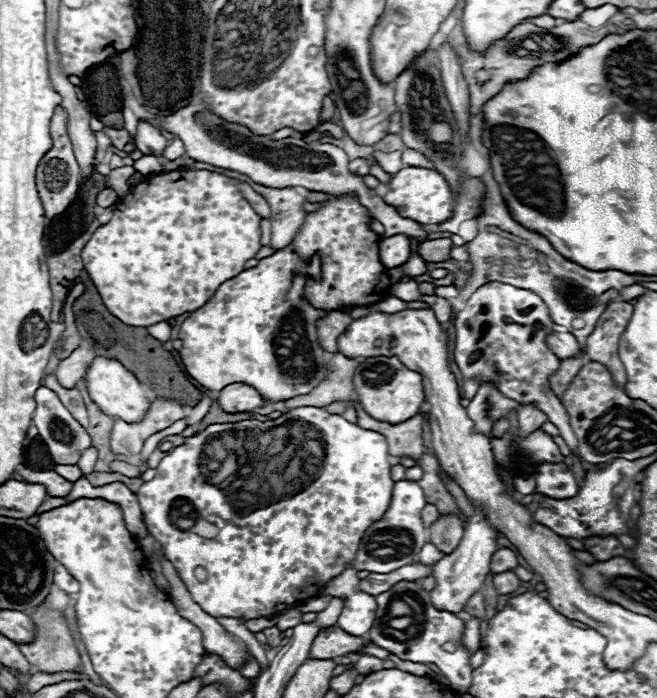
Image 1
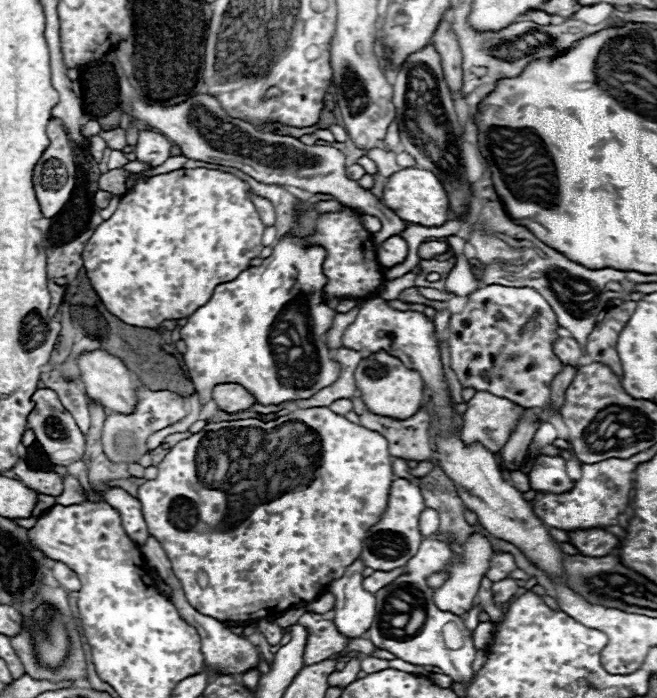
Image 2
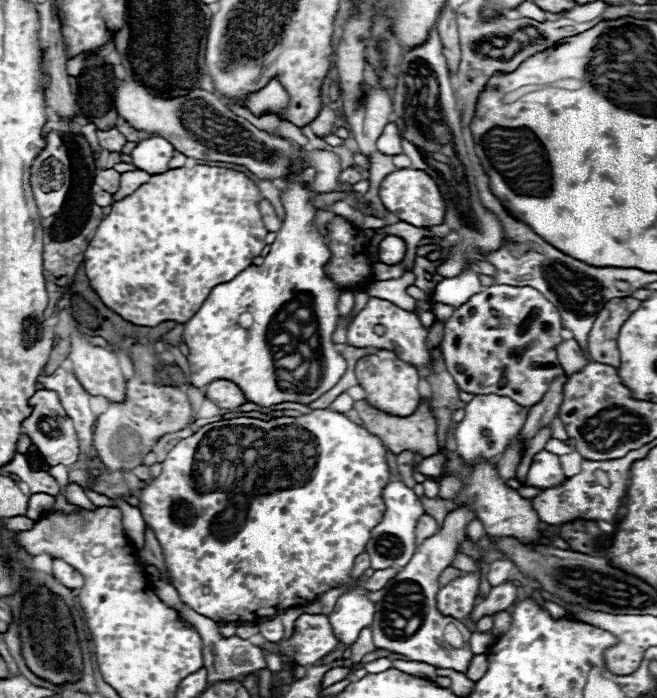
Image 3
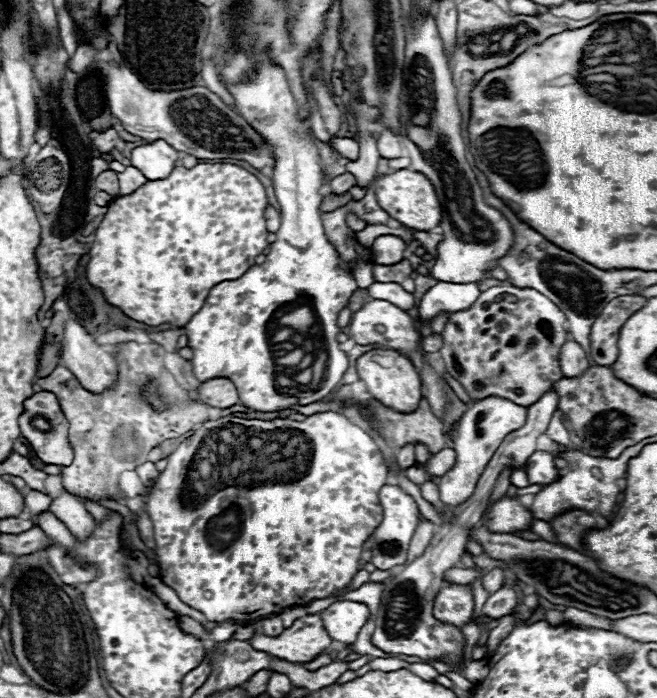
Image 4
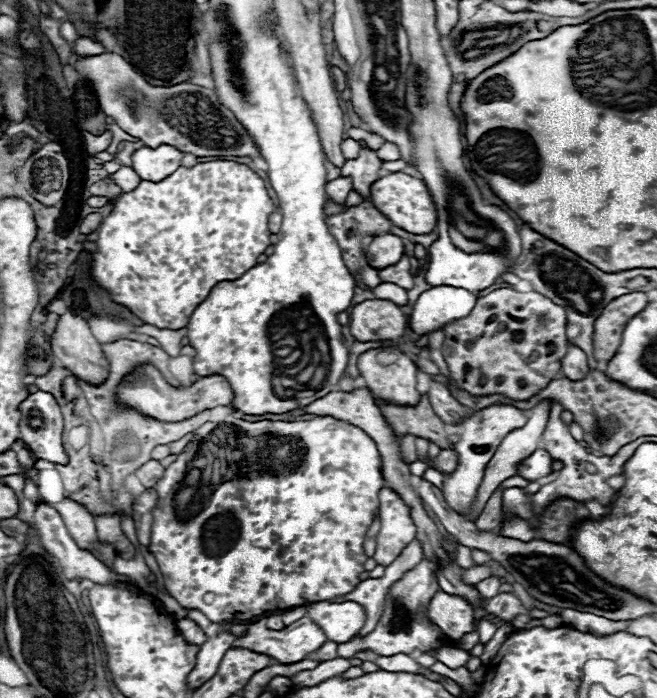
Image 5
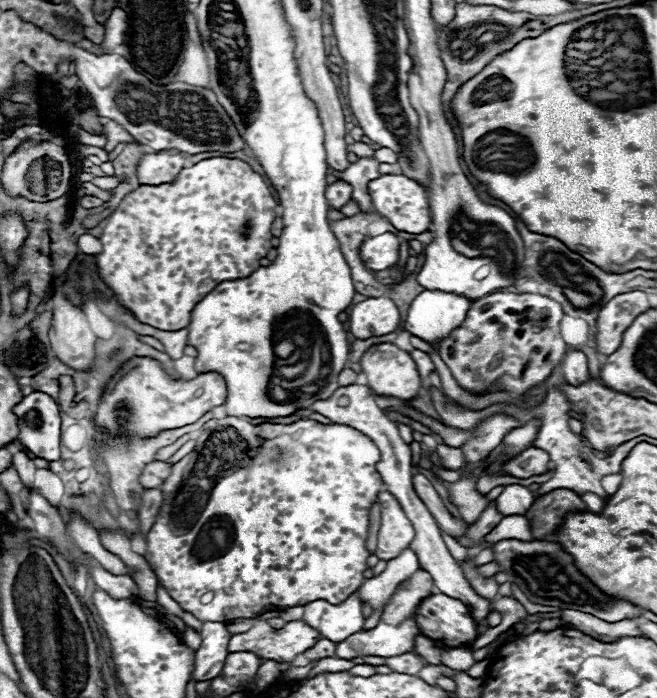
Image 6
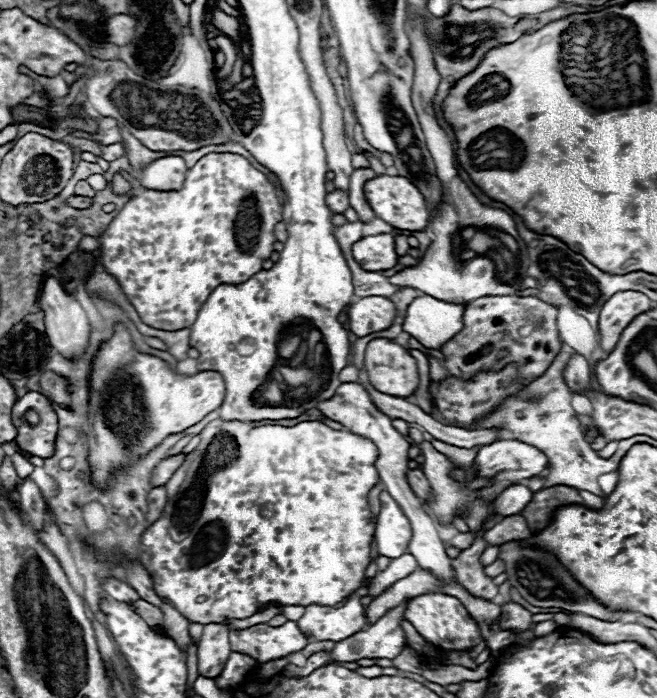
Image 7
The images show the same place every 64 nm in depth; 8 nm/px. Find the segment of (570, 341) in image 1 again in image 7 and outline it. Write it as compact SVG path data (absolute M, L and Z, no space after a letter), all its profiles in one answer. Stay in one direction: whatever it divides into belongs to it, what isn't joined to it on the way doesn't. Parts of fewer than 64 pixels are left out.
M572 354L572 360L568 360L564 368L564 380L574 392L586 390L590 386L590 366L582 354Z

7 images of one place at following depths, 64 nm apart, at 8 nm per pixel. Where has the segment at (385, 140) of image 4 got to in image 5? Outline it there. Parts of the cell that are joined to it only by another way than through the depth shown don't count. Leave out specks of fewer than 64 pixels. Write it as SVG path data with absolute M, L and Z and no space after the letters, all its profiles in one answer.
M384 142L384 144L378 148L378 156L380 156L380 160L384 160L384 162L398 160L398 158L400 158L400 150L396 148L396 144L388 144L388 142Z

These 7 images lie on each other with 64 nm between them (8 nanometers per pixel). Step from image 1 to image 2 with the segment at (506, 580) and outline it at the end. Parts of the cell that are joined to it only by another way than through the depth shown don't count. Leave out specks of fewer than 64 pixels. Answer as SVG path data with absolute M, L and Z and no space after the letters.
M504 578L504 580L498 580L498 582L492 582L492 594L494 594L494 602L496 604L504 604L508 602L518 590L518 584L514 578Z

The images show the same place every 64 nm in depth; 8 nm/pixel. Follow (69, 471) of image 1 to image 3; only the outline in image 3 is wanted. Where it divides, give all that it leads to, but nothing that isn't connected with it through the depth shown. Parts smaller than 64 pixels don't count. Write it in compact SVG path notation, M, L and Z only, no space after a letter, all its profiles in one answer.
M68 484L66 486L66 500L70 502L70 504L76 504L76 506L82 506L82 508L94 508L94 504L88 500L88 496L86 496L86 492L78 486L78 484Z

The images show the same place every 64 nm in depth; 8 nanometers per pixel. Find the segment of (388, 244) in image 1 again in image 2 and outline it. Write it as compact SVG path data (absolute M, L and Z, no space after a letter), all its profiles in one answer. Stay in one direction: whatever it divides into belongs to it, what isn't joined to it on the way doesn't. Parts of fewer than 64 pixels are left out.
M390 236L378 248L378 262L384 268L392 268L392 266L404 262L406 256L408 256L408 244L402 236Z

